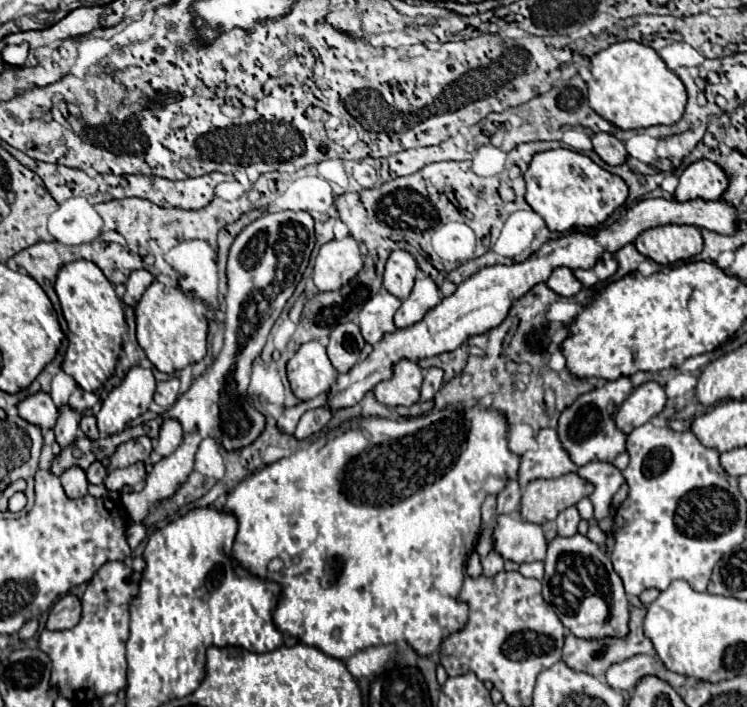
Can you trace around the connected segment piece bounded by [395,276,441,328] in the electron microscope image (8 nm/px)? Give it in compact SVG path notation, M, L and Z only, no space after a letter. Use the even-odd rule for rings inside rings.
M429 276L417 278L411 296L403 300L401 308L395 314L395 326L407 328L407 326L417 324L439 302L441 302L441 294L439 294L437 284Z

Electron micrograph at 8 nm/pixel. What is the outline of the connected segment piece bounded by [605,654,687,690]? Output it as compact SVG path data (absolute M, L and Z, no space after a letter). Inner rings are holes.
M647 654L631 656L627 660L611 664L609 670L605 672L605 680L613 690L631 690L647 674L655 674L667 680L673 688L679 688L687 682L687 678L681 678L679 674L671 674L653 656L647 656Z

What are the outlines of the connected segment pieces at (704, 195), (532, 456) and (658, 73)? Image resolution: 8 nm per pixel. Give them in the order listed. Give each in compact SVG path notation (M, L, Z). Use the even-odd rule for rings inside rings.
M697 160L687 166L679 176L675 198L685 200L719 200L729 186L727 172L711 160Z
M543 428L535 436L537 448L521 456L519 482L521 488L535 478L561 478L563 474L575 472L577 464L571 460L569 452L561 446L555 428Z
M633 40L617 42L593 56L591 74L593 78L587 82L589 106L621 130L675 124L683 118L687 106L685 84L651 46Z

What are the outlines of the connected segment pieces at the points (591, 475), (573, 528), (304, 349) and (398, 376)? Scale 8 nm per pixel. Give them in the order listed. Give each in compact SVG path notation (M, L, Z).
M589 462L577 470L581 478L591 482L595 488L589 496L589 500L595 506L595 520L603 532L611 532L613 520L611 520L611 498L625 482L623 474L609 462Z
M571 506L571 508L565 508L563 512L559 512L559 516L557 516L557 520L555 520L555 524L557 524L557 532L561 534L561 536L573 536L573 534L577 534L577 524L579 524L579 512L577 512L577 508L575 506Z
M313 340L303 344L287 362L287 378L299 400L311 400L333 386L337 370L333 368L325 346Z
M401 360L393 366L393 376L379 382L373 388L377 402L395 408L395 406L413 406L419 402L419 390L423 382L423 372L415 362Z

